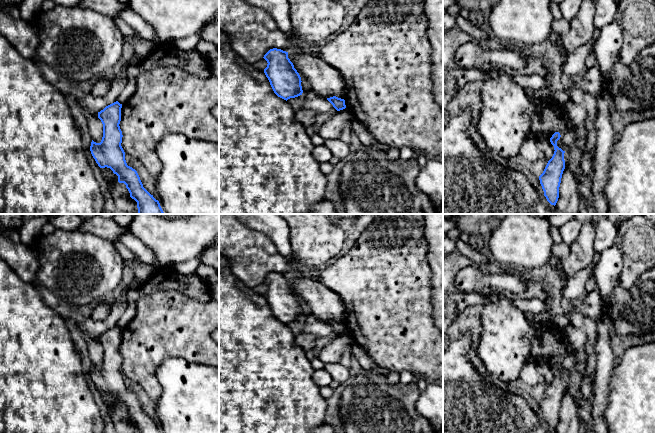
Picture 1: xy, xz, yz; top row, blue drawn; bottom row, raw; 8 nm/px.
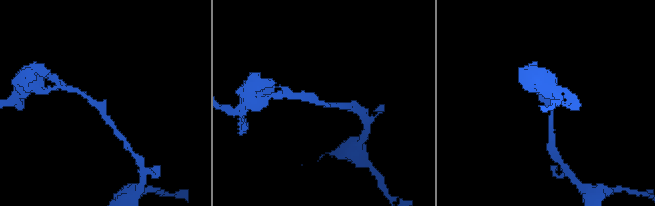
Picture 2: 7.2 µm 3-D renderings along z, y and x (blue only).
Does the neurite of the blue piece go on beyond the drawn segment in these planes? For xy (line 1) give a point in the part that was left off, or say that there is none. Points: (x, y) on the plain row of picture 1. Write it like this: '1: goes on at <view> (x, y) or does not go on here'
1: does not go on here

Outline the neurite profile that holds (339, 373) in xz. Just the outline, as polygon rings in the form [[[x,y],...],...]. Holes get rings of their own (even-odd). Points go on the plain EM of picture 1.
[[[340,363],[325,364],[324,370],[330,374],[333,381],[339,382],[342,386],[350,379],[349,369]]]

